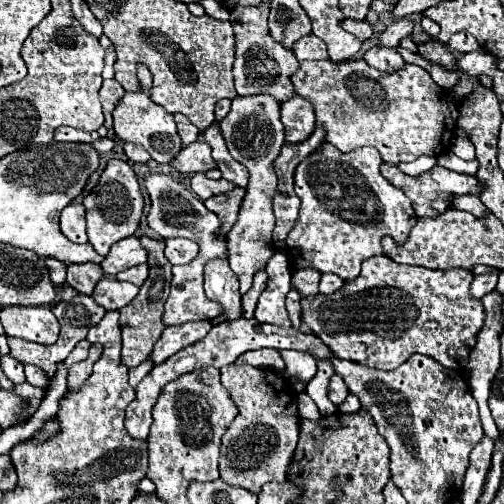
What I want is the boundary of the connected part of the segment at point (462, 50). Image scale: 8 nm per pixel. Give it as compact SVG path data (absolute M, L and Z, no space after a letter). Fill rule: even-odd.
M459 32L459 34L455 34L451 40L449 40L449 44L447 44L451 50L455 50L455 52L459 52L459 54L467 54L467 52L475 52L477 48L479 48L479 44L477 44L477 40L469 34L469 32Z

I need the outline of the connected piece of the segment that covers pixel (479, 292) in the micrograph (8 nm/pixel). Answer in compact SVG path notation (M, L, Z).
M491 270L489 274L483 274L483 276L475 276L473 284L471 284L471 294L475 298L483 298L487 292L491 292L497 284L497 278L499 278L499 270Z

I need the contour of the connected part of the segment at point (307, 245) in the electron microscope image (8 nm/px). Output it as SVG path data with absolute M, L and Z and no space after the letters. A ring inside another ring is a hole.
M325 142L321 148L299 162L299 166L295 168L295 194L301 200L301 210L293 230L285 240L291 270L313 268L321 274L337 274L339 278L349 282L359 276L363 260L383 254L383 236L391 236L399 246L407 242L407 236L417 222L411 200L381 176L379 166L381 156L375 148L363 146L349 154L343 154L335 146L331 146L331 142Z

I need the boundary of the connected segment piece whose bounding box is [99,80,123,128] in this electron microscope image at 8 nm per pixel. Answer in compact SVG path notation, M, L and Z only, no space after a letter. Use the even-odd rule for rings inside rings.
M103 80L99 96L101 96L101 104L103 104L103 114L105 114L105 126L109 128L111 114L123 96L123 86L117 80Z

